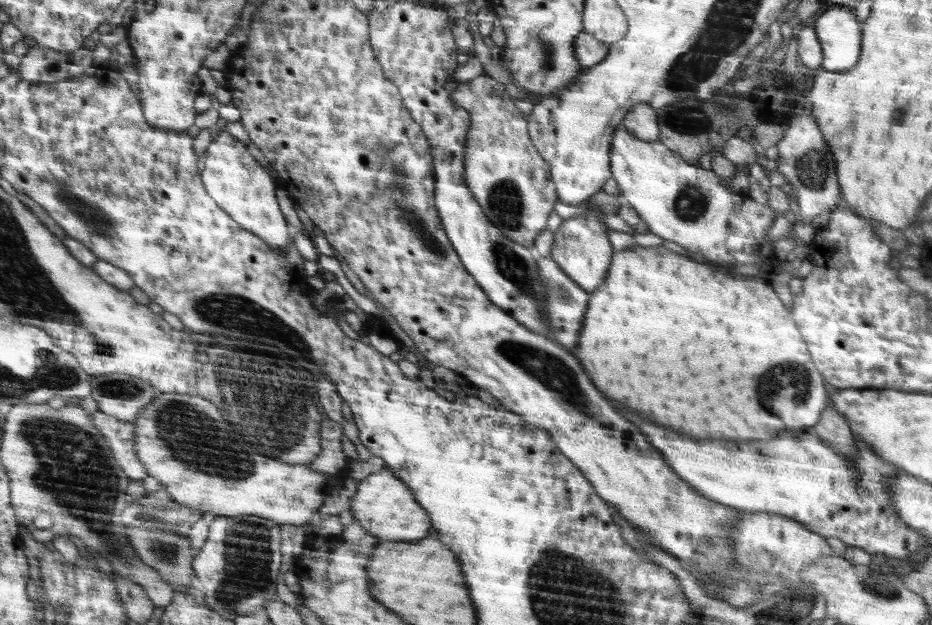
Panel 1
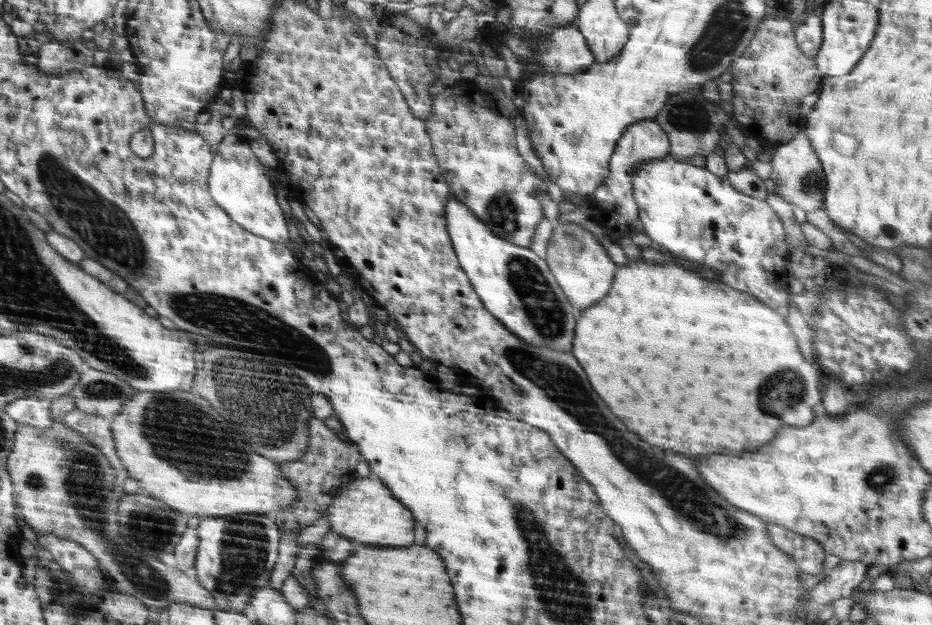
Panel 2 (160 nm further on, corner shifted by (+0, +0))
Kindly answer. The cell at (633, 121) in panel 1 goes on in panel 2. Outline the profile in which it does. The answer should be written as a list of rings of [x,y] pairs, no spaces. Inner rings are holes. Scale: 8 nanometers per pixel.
[[[654,119],[641,120],[631,124],[619,138],[614,152],[609,160],[609,177],[597,188],[591,196],[588,212],[599,220],[602,230],[614,241],[621,237],[632,237],[636,234],[636,221],[639,219],[638,206],[634,202],[630,177],[639,162],[660,160],[670,153],[670,143],[667,134]]]

